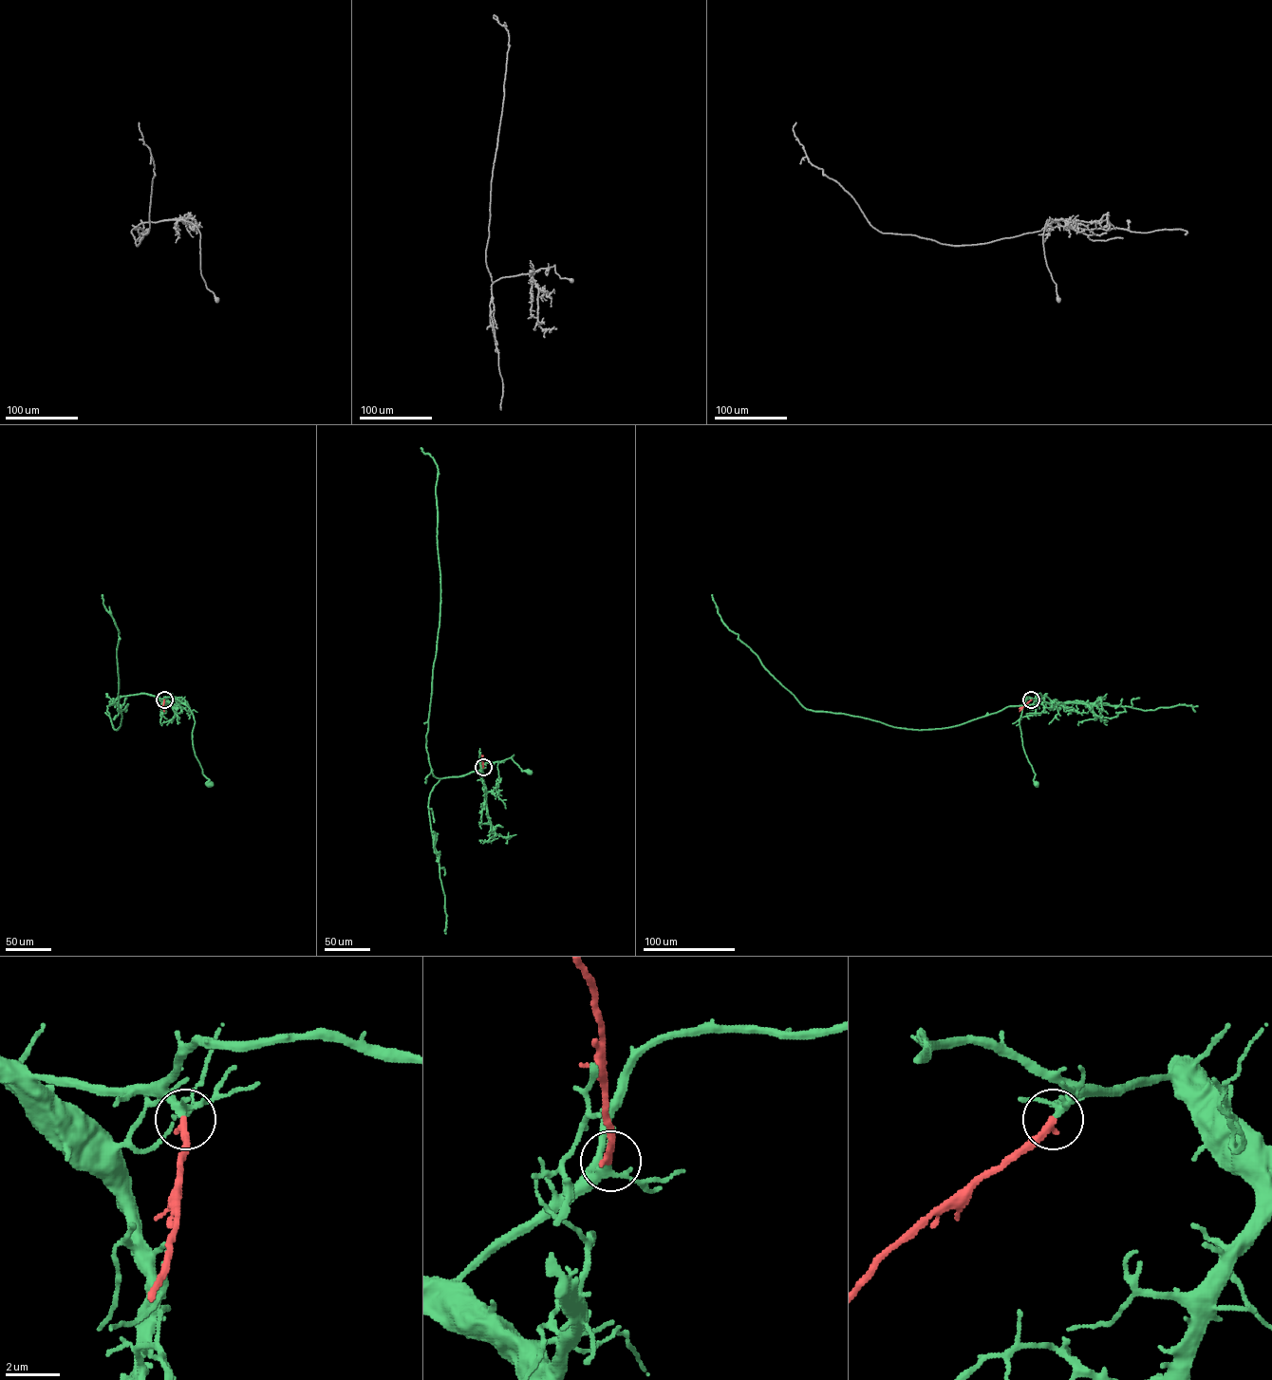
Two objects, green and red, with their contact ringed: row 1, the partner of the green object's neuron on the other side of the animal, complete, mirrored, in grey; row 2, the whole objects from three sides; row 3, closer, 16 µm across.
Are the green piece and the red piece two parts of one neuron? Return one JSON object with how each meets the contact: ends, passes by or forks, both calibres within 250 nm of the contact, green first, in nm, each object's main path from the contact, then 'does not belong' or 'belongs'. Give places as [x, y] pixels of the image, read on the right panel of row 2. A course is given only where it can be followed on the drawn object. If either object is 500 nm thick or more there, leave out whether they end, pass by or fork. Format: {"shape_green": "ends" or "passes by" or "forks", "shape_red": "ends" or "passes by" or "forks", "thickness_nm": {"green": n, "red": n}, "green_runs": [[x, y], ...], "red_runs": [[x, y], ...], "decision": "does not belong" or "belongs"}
{"shape_green": "forks", "shape_red": "ends", "thickness_nm": {"green": 220, "red": 300}, "green_runs": [[1031, 699], [1026, 697], [1019, 724], [1022, 746], [1036, 784]], "red_runs": [[1031, 699], [1019, 711]], "decision": "belongs"}

